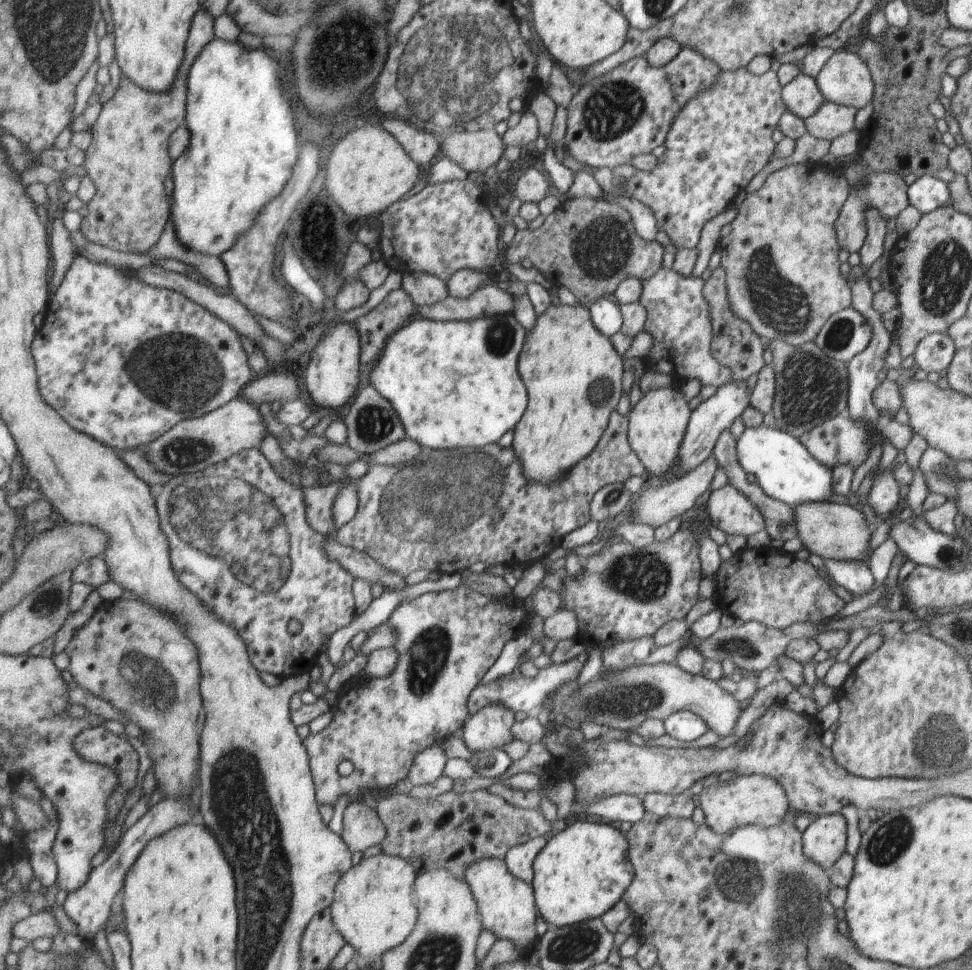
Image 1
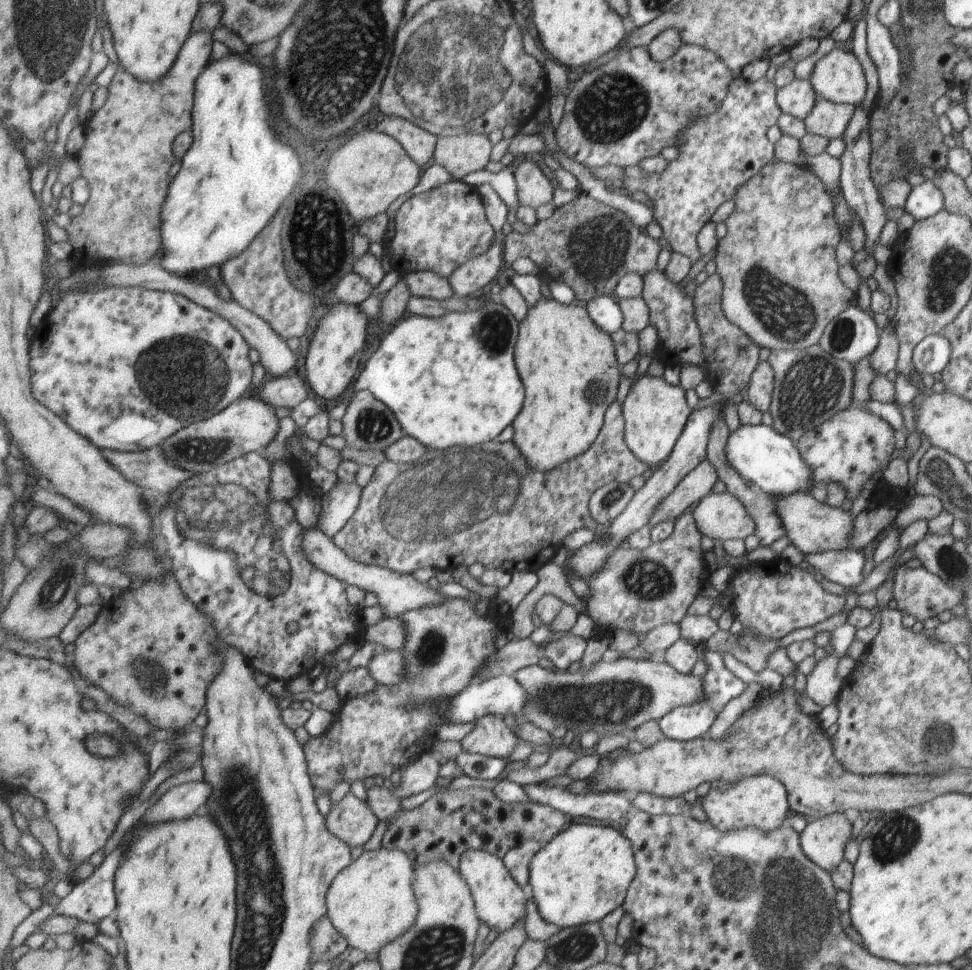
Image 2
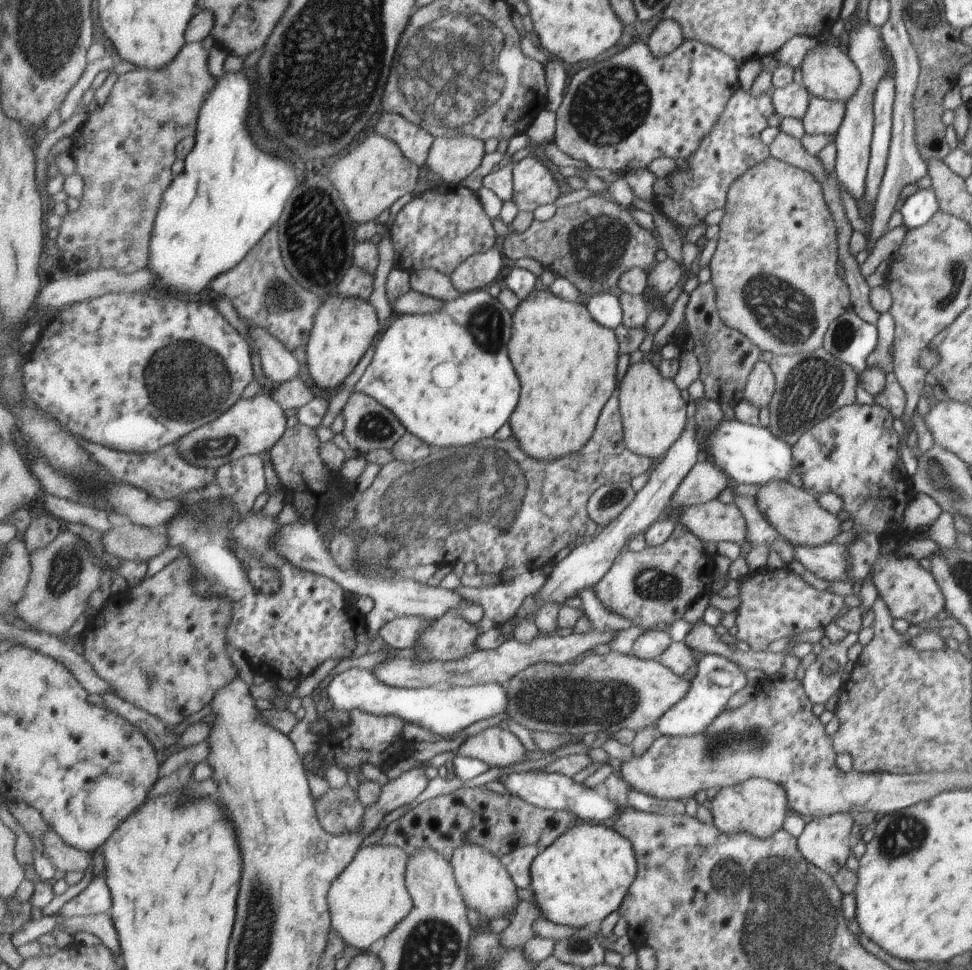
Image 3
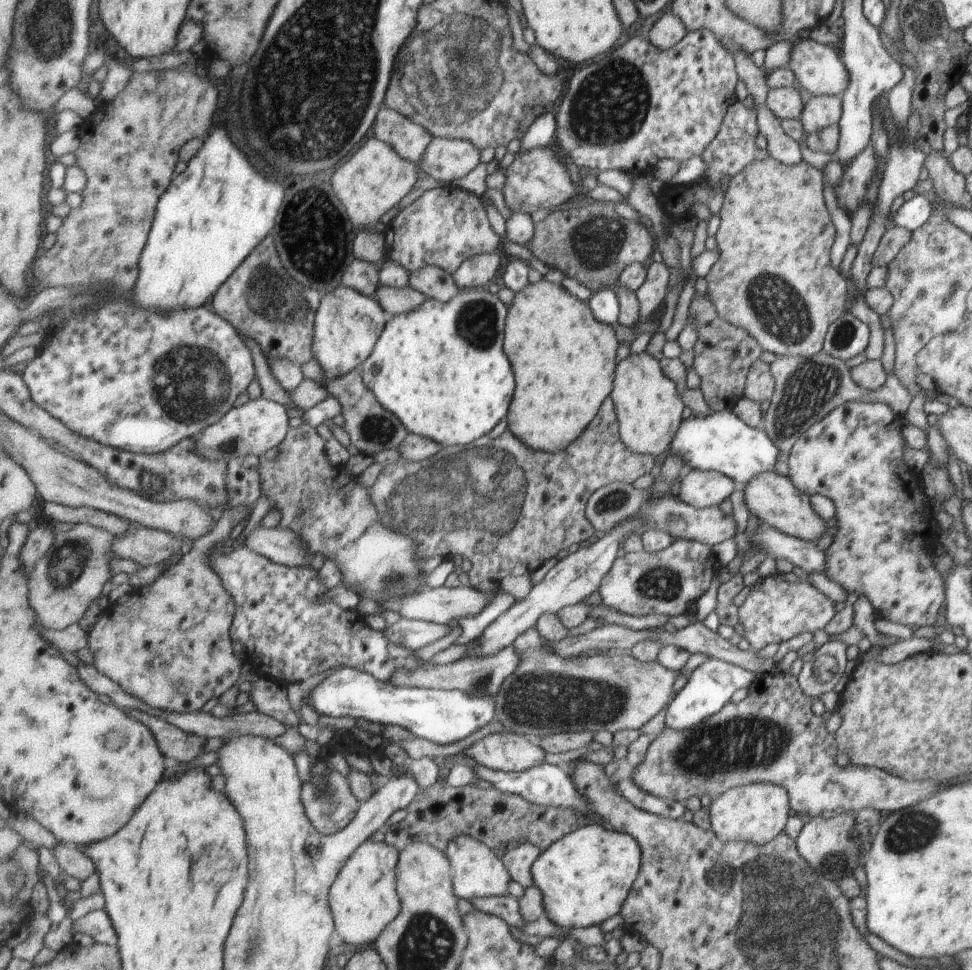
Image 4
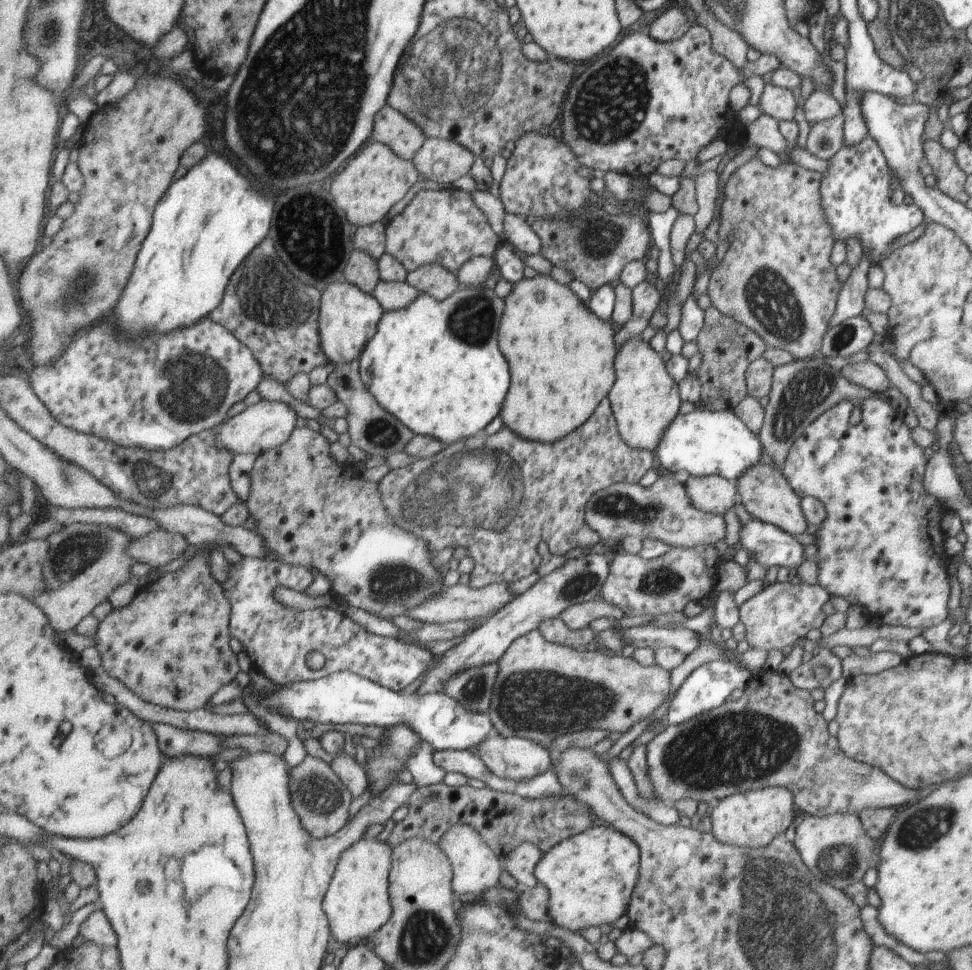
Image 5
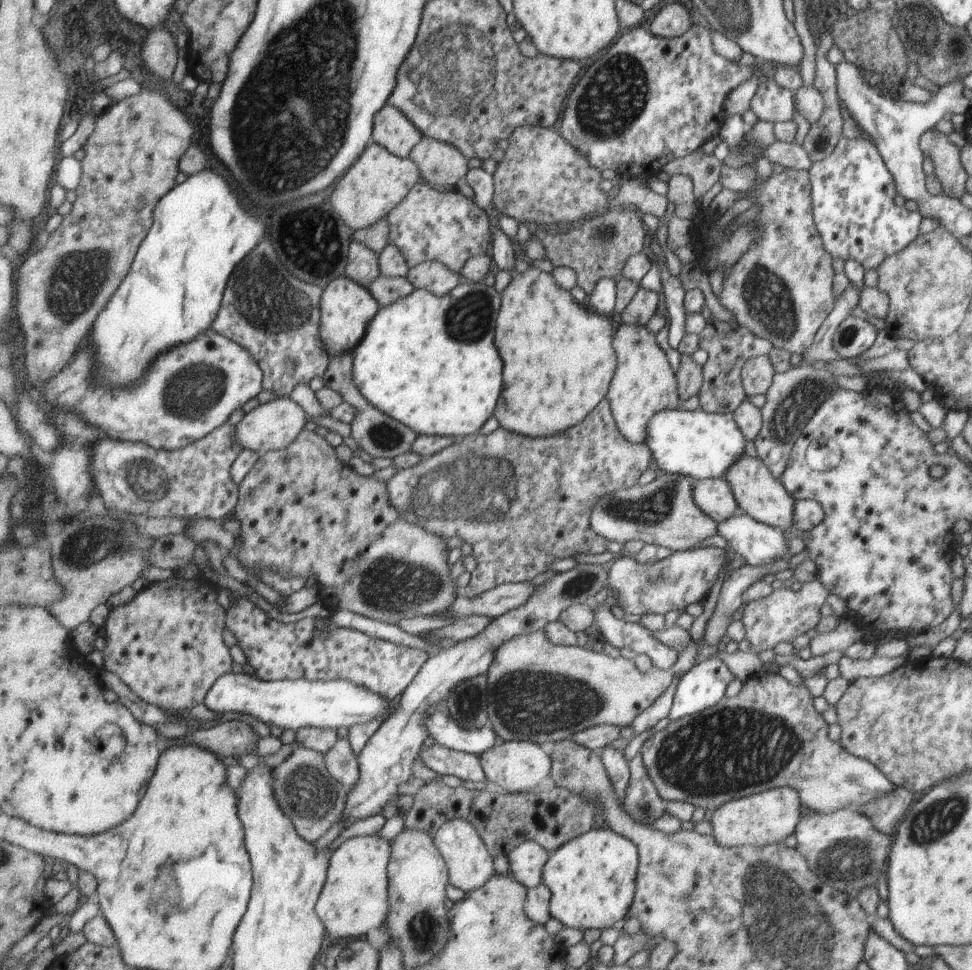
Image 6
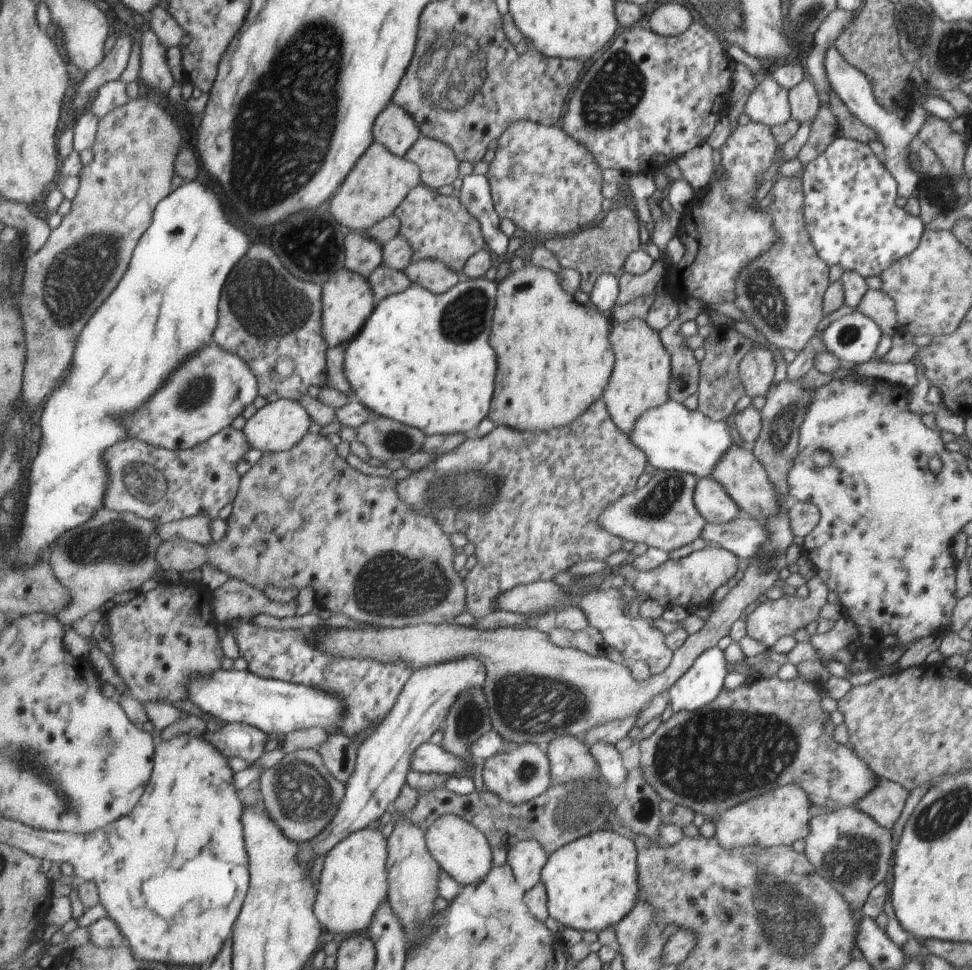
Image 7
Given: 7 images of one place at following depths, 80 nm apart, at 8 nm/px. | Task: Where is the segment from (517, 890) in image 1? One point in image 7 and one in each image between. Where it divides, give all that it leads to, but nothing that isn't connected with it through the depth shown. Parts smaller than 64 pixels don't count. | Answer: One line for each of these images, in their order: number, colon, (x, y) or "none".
2: (500, 901)
3: (488, 887)
4: (478, 870)
5: (477, 868)
6: (470, 862)
7: (463, 850)

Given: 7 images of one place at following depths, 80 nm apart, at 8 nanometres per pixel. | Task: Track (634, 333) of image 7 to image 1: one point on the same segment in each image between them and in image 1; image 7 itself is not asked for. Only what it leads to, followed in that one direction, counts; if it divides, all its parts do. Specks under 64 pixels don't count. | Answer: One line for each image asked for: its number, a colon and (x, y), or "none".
1: (656, 424)
2: (654, 413)
3: (652, 413)
4: (647, 406)
5: (643, 398)
6: (643, 384)

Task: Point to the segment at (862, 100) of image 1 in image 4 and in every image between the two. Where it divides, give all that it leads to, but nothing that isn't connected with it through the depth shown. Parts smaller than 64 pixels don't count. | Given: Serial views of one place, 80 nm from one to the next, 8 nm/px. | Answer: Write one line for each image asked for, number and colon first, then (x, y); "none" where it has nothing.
2: (837, 77)
3: (827, 72)
4: (817, 68)

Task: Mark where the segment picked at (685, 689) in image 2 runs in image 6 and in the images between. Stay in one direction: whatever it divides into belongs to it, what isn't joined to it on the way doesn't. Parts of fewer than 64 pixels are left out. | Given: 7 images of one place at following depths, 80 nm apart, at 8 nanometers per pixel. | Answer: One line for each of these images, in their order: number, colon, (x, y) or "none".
3: (615, 691)
4: (548, 694)
5: (543, 690)
6: (538, 691)

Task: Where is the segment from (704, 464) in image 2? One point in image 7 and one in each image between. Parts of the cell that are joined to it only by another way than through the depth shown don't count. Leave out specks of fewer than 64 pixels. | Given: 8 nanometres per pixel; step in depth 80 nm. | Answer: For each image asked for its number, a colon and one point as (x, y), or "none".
3: (703, 482)
4: (703, 489)
5: (712, 494)
6: (713, 495)
7: (714, 504)

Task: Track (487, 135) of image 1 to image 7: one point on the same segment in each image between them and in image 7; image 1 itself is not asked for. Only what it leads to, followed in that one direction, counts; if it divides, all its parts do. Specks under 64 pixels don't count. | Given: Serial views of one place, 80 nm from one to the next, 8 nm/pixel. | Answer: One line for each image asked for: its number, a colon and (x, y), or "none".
2: (460, 155)
3: (453, 159)
4: (446, 159)
5: (443, 161)
6: (442, 163)
7: (440, 166)

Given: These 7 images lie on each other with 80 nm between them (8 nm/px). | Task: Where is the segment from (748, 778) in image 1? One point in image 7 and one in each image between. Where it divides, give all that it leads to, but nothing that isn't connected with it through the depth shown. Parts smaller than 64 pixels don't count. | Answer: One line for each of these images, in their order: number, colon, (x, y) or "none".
2: (759, 801)
3: (756, 806)
4: (756, 813)
5: (749, 819)
6: (770, 816)
7: (780, 817)

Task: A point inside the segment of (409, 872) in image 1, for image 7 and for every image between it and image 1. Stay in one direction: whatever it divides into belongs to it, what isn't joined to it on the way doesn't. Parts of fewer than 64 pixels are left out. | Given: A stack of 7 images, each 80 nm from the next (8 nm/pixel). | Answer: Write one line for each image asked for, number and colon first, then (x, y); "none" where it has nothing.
2: (372, 903)
3: (369, 899)
4: (364, 899)
5: (358, 902)
6: (355, 899)
7: (355, 881)

